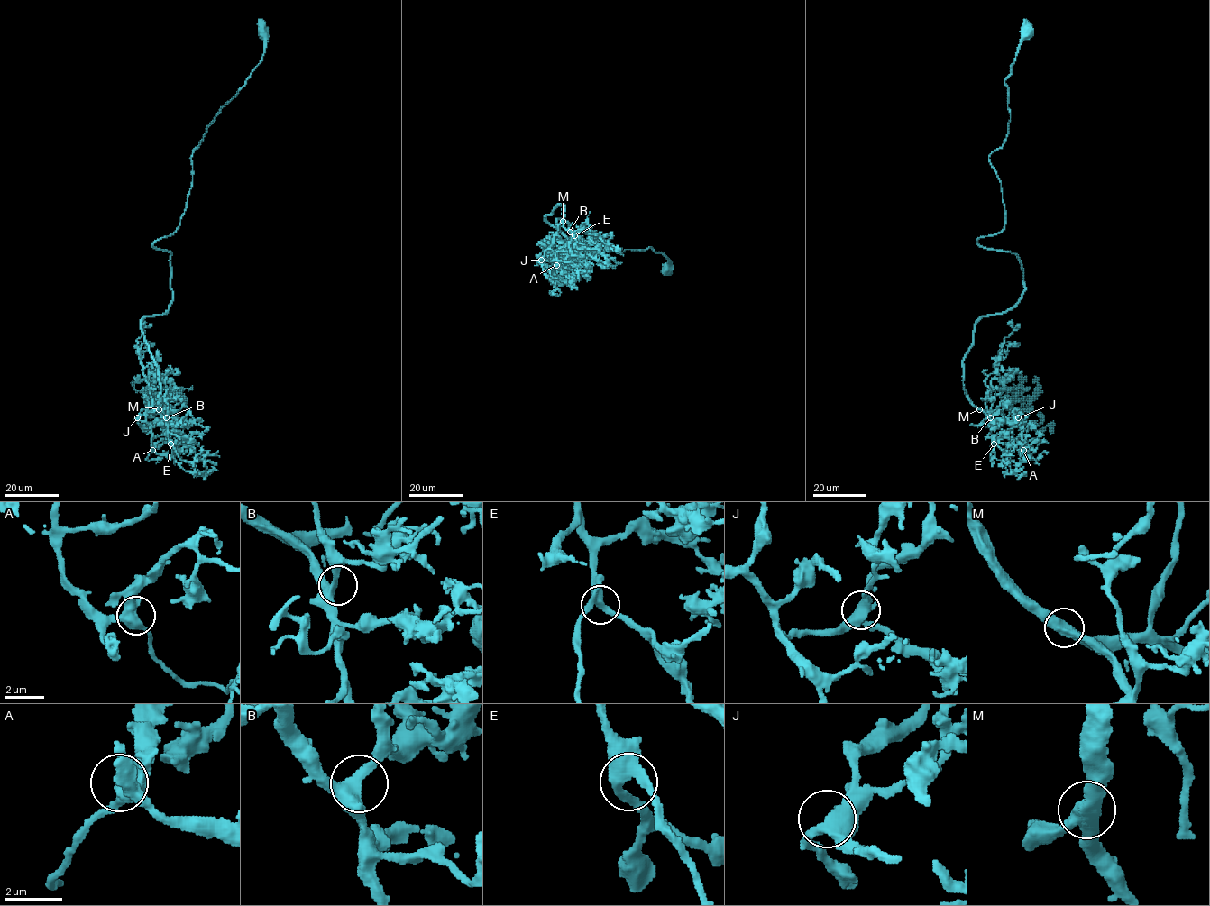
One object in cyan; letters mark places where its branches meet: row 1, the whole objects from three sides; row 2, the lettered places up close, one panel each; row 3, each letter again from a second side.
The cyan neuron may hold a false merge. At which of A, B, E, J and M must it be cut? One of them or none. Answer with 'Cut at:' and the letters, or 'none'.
Cut at: none

